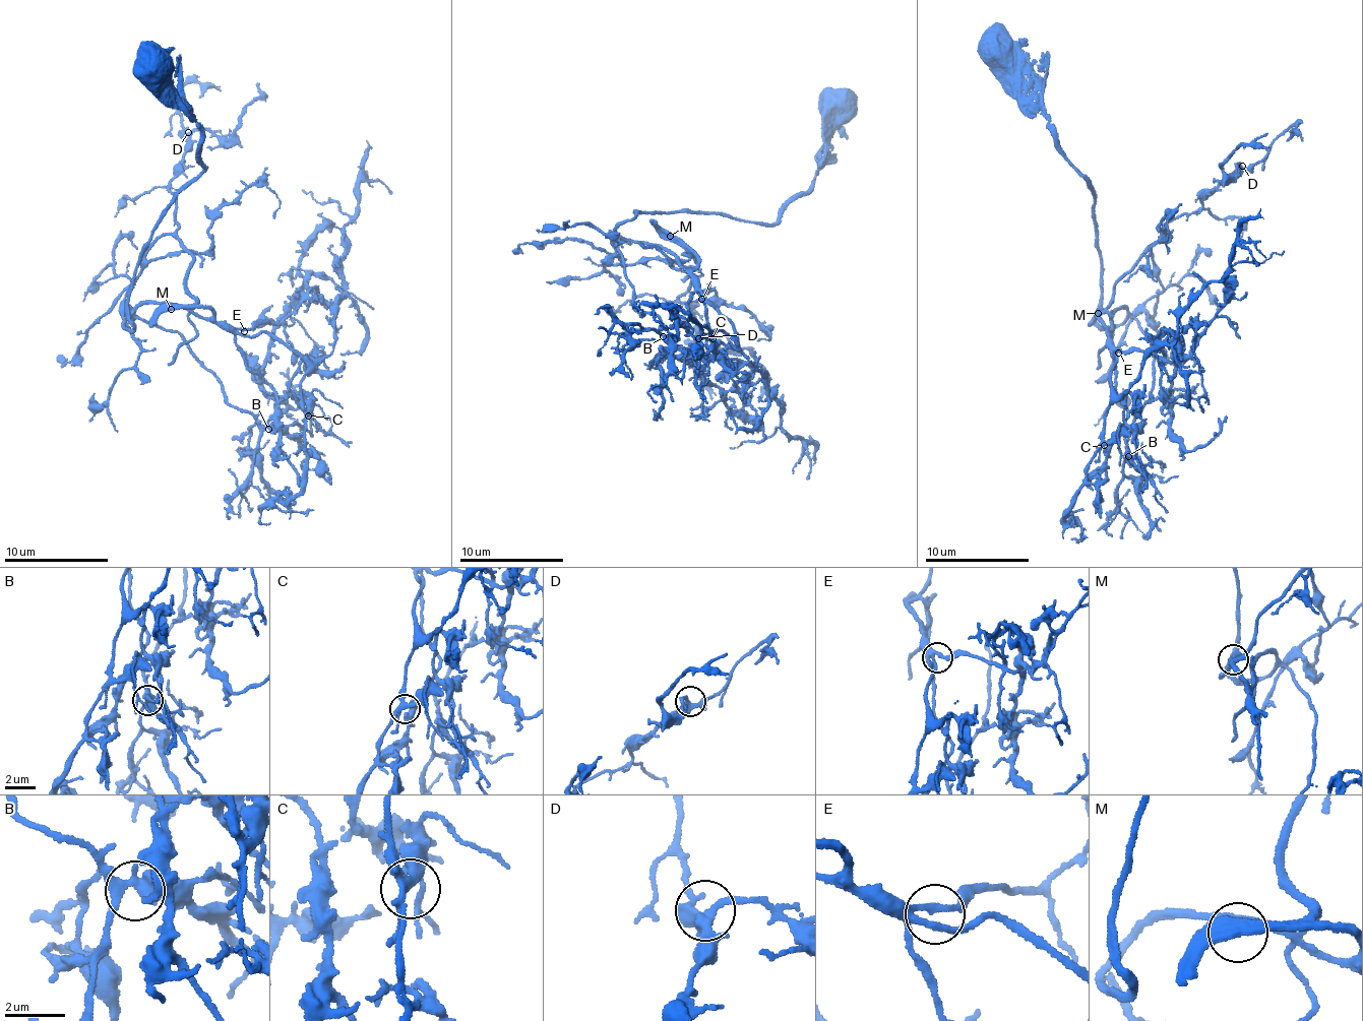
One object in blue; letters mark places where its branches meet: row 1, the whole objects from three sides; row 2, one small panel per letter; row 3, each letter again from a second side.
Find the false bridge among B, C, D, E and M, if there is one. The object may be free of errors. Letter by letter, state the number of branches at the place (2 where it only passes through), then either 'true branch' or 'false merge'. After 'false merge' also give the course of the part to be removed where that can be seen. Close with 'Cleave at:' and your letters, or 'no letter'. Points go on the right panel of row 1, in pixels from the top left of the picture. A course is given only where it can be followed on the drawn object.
B: 3 | true branch
C: 3 | true branch
D: 3 | true branch
E: 2 | true branch
M: 2 | true branch
Cleave at: no letter

